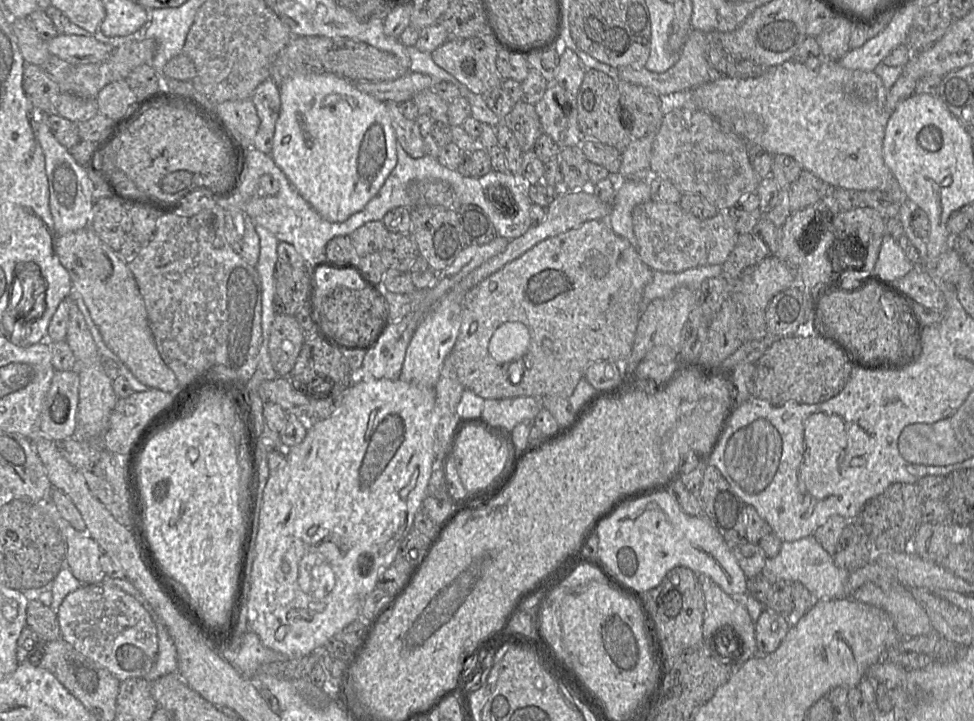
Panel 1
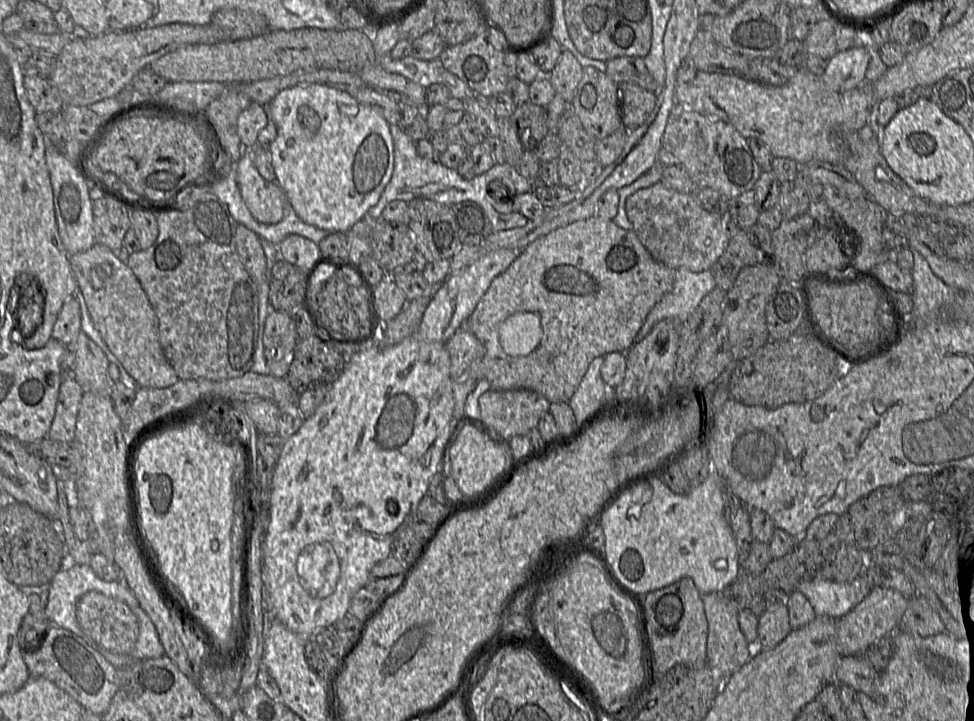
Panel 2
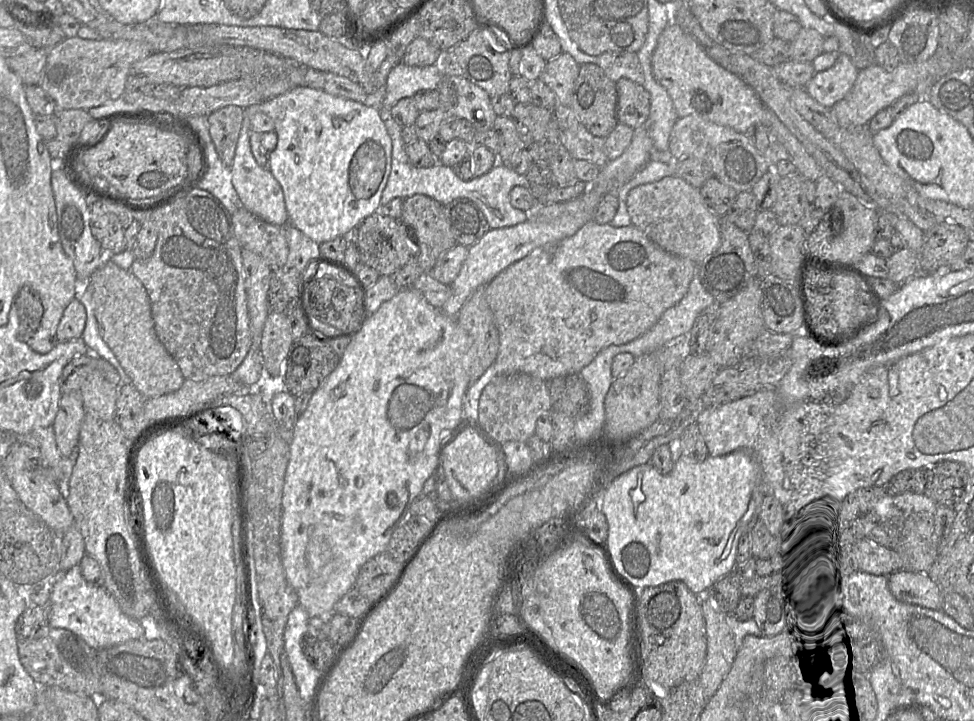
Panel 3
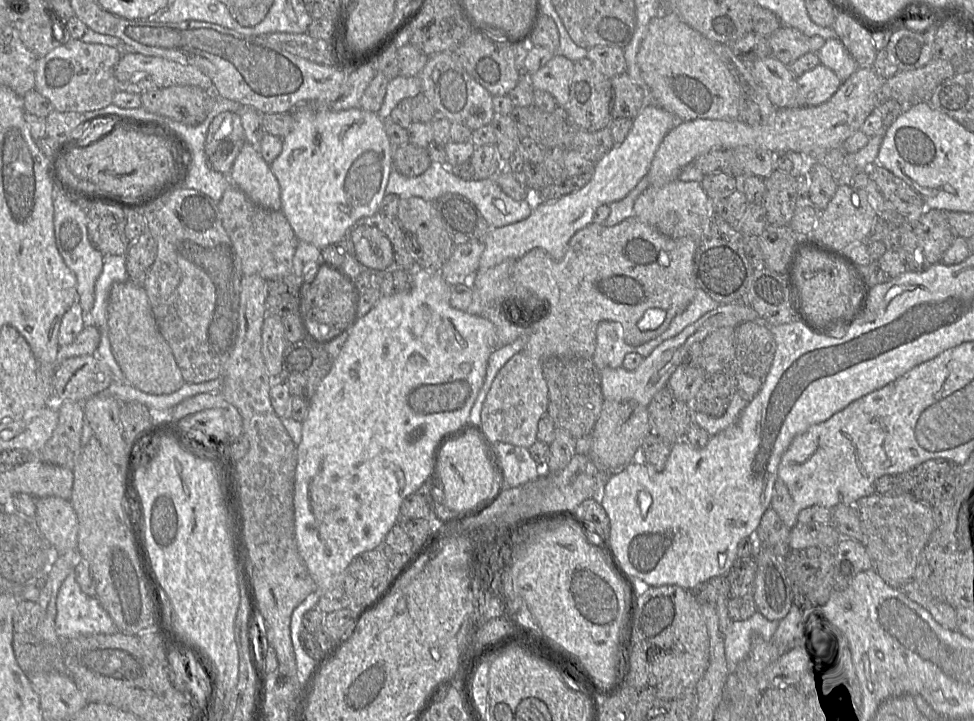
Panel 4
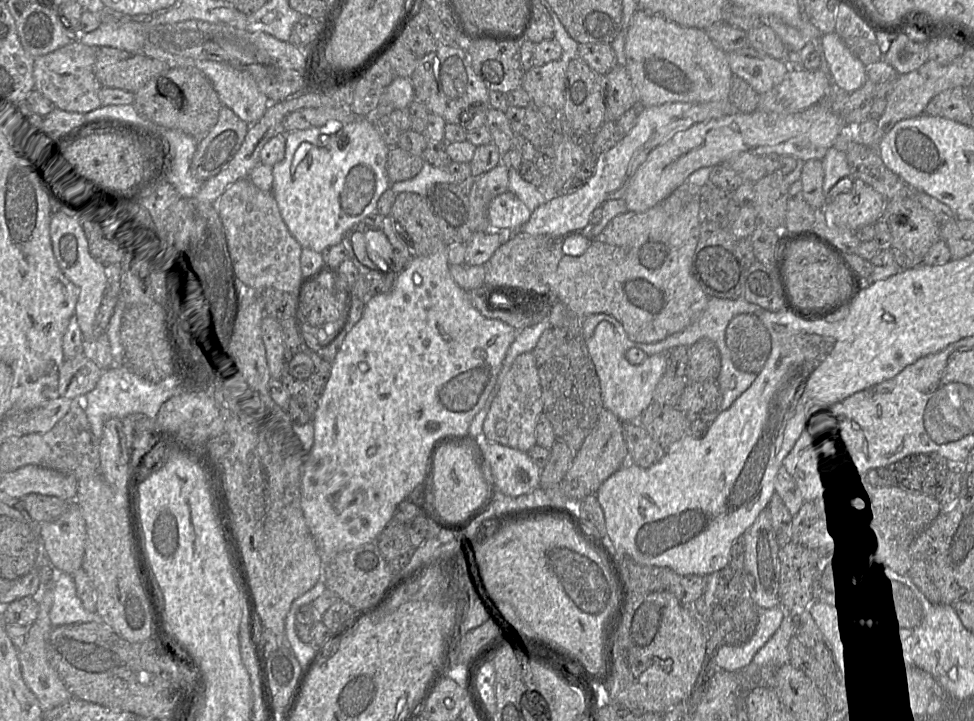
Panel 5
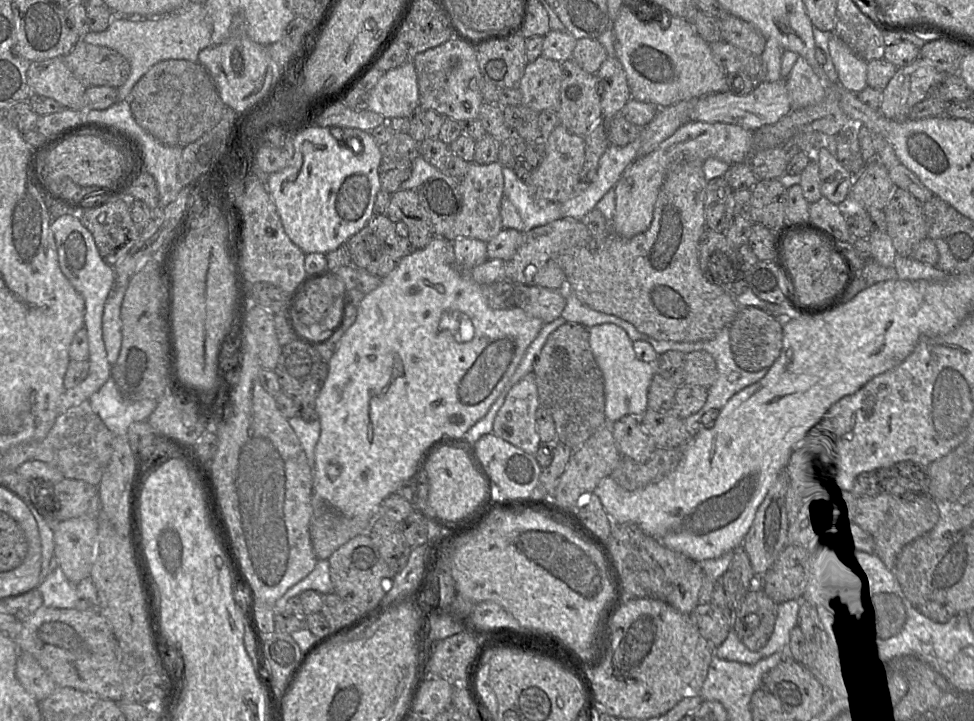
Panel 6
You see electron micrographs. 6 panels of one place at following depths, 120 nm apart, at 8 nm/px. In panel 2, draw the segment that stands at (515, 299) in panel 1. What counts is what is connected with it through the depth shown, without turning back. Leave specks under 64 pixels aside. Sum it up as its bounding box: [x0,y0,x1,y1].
[466,215,675,403]

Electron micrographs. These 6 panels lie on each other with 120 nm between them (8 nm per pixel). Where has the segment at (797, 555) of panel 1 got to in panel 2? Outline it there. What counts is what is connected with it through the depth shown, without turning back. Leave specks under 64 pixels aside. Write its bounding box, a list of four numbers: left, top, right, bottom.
[796,572,871,619]

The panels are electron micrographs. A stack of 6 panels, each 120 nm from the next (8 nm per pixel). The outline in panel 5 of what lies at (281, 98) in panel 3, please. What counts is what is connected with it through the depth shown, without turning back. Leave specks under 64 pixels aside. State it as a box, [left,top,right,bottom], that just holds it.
[272,118,390,252]

